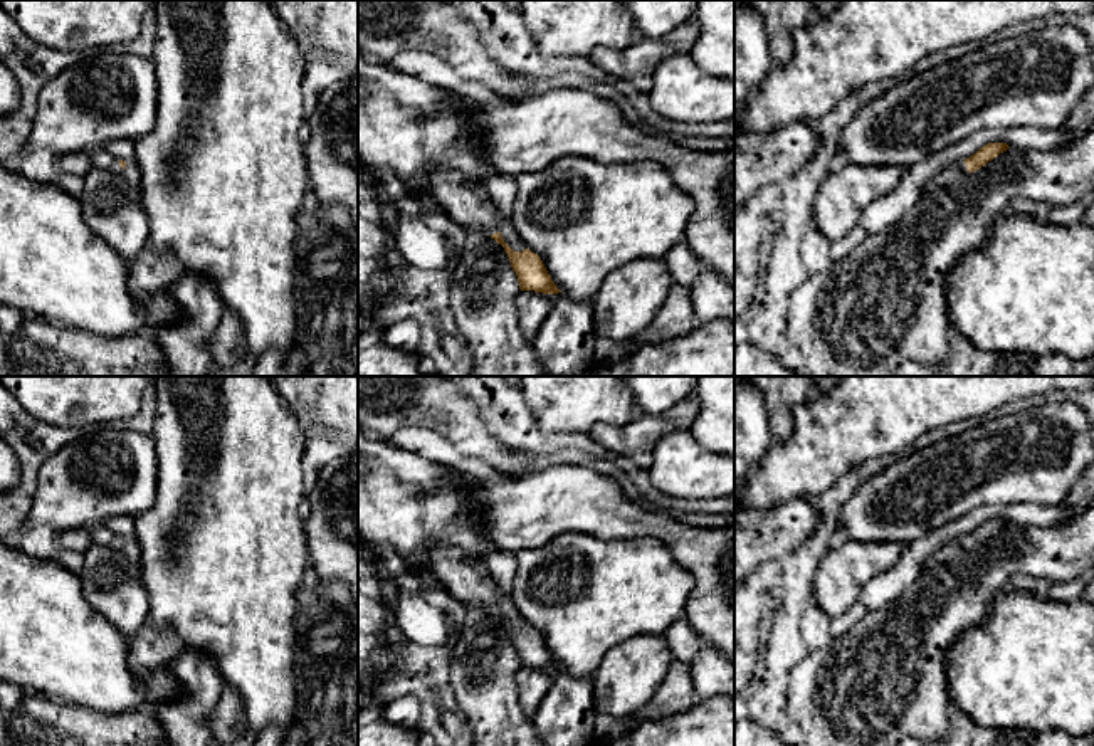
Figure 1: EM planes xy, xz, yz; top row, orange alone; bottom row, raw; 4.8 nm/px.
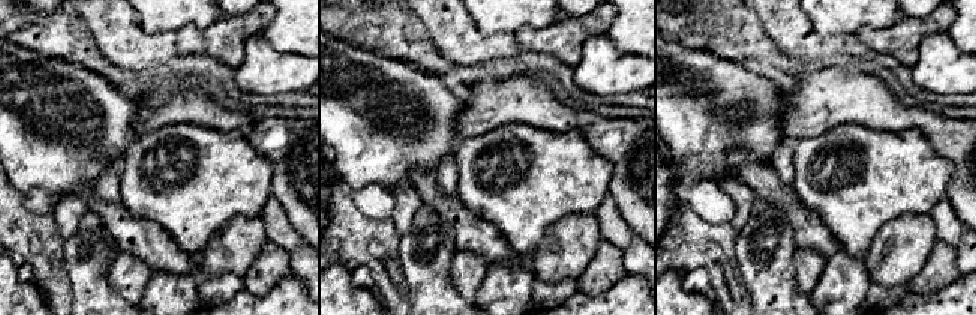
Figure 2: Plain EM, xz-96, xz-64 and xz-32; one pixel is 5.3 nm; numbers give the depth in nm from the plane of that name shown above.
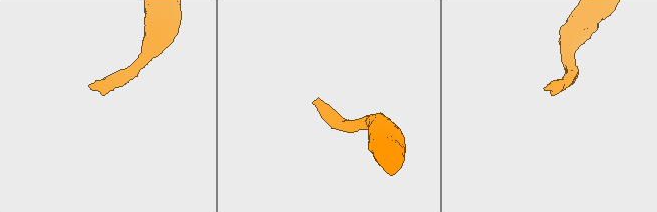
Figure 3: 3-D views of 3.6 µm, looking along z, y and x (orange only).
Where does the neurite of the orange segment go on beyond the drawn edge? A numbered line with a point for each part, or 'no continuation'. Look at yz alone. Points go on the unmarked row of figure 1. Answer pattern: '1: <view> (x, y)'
1: yz (958, 543)

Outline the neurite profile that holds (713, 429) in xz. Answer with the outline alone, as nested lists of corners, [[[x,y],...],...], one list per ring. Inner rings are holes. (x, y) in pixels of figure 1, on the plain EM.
[[[697,376],[699,415],[689,433],[704,449],[734,457],[734,376]]]

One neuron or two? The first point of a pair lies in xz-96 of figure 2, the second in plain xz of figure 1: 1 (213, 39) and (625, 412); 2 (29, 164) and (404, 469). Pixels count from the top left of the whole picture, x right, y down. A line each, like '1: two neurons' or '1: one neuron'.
1: two neurons
2: one neuron

